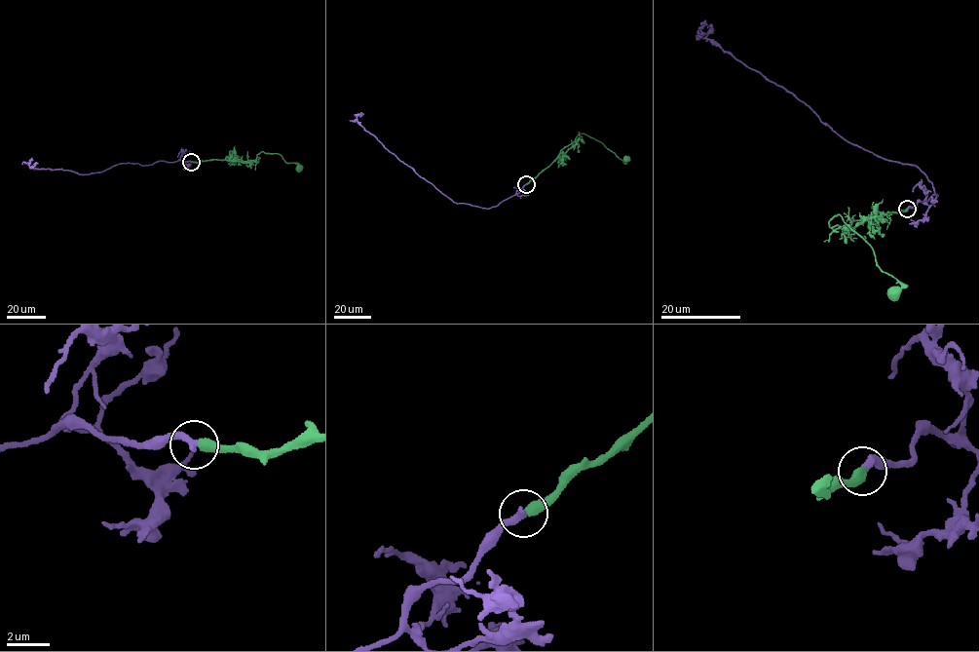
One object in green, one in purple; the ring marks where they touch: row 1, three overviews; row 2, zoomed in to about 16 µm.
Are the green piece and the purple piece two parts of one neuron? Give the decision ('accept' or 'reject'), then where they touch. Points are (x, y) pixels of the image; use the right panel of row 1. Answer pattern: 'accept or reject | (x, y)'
accept | (907, 209)

